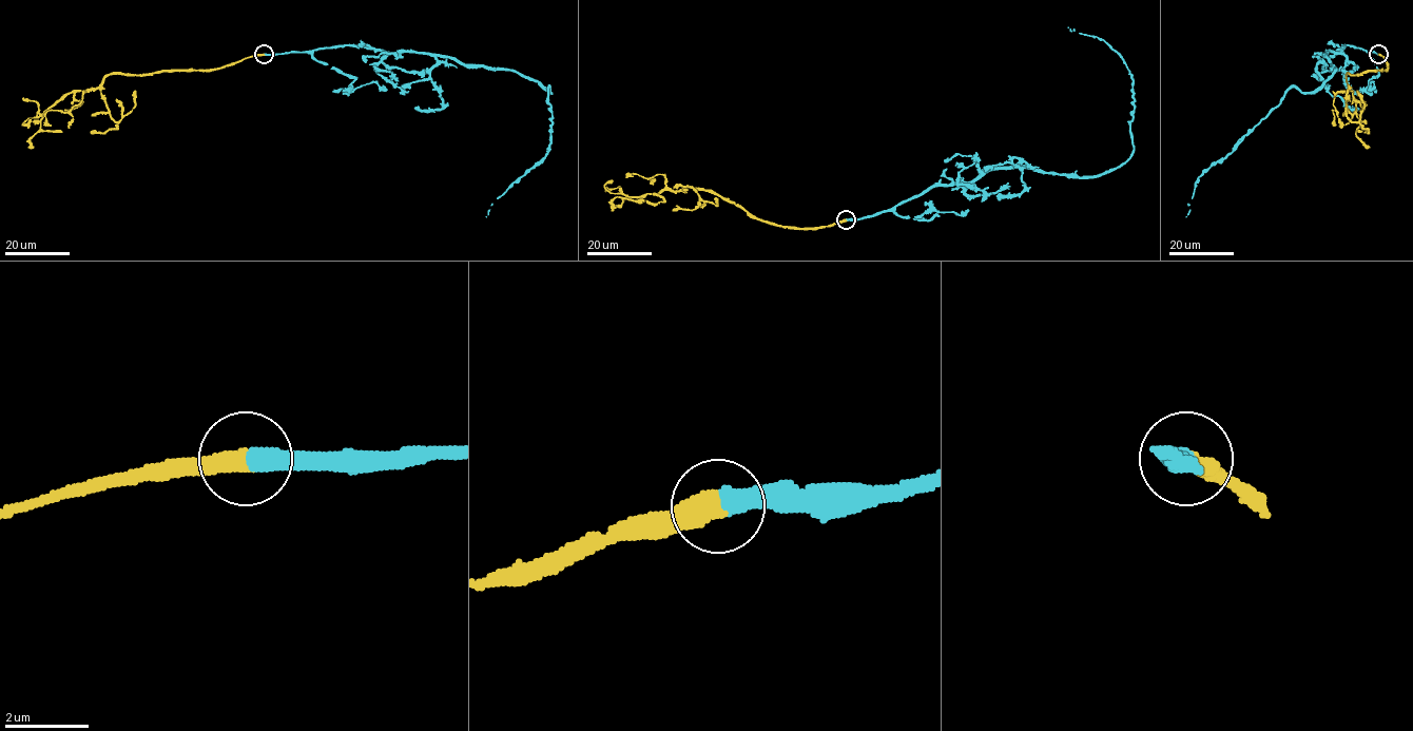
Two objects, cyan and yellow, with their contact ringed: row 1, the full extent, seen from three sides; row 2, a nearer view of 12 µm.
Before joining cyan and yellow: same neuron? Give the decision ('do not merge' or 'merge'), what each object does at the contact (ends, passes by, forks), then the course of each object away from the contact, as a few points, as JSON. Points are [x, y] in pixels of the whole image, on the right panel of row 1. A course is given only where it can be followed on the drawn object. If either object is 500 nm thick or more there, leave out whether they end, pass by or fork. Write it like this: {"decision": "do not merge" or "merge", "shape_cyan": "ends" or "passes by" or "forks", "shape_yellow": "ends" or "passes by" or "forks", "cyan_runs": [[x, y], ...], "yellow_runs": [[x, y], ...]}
{"decision": "merge", "cyan_runs": [[1378, 54], [1347, 45], [1330, 52], [1336, 70], [1316, 90], [1292, 87], [1195, 184], [1185, 216]], "yellow_runs": [[1378, 54], [1387, 63], [1385, 70], [1347, 75], [1359, 120], [1356, 135], [1369, 148]]}

